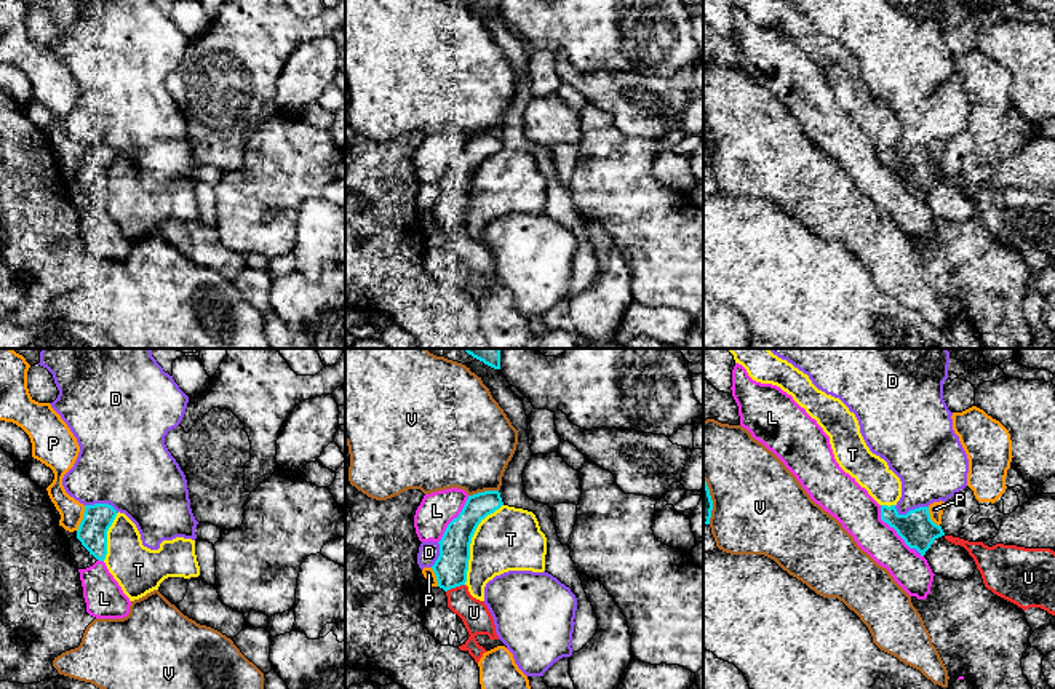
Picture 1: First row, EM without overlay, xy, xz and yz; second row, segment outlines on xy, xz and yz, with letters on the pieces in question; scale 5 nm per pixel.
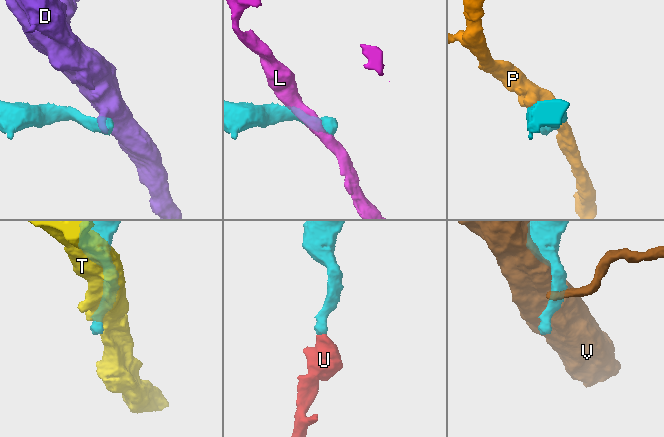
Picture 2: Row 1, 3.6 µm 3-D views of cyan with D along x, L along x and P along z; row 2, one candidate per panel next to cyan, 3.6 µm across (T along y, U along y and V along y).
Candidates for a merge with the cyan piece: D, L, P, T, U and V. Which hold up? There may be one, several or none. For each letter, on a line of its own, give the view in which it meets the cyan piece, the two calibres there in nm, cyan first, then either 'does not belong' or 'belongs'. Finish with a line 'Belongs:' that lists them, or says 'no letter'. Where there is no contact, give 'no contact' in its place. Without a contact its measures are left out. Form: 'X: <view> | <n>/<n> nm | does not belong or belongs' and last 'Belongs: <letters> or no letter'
D: yz | 170/340 nm | does not belong
L: xz | 160/180 nm | does not belong
P: xy | 150/120 nm | does not belong
T: xz | 160/320 nm | does not belong
U: xz | 160/140 nm | belongs
V: xz | 140/440 nm | does not belong
Belongs: U

